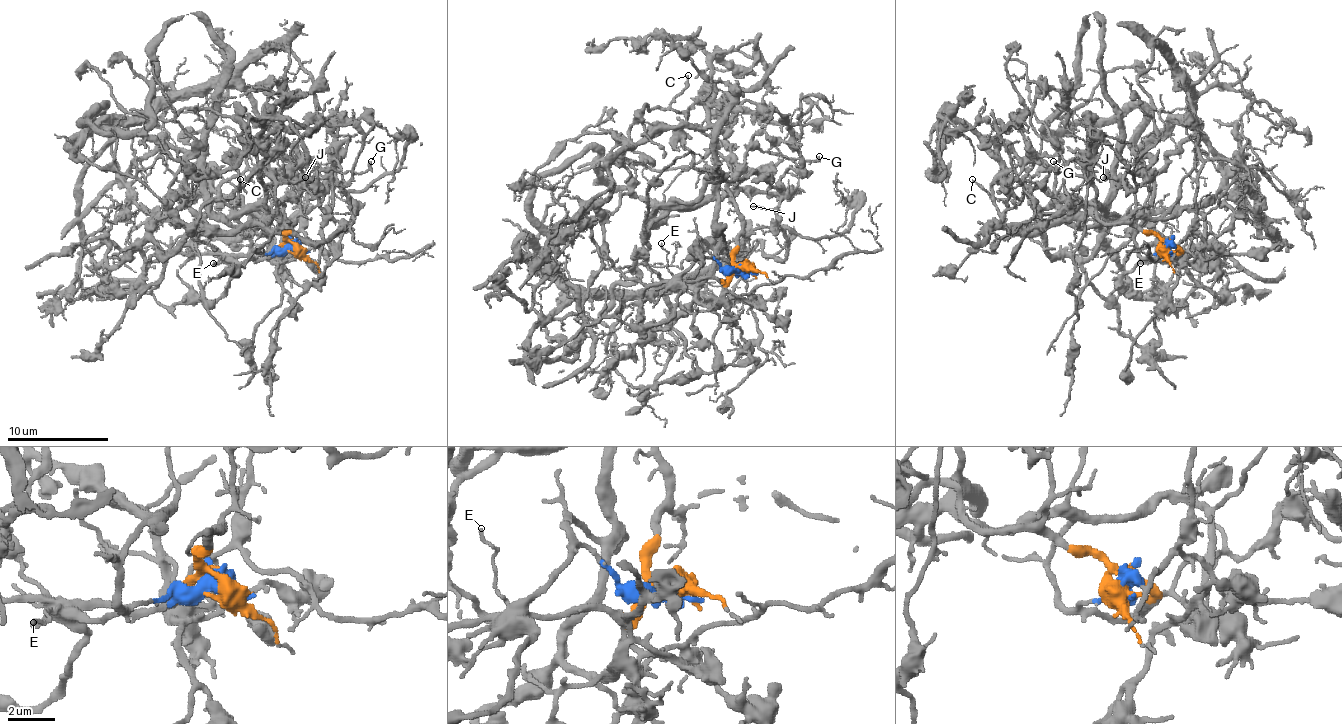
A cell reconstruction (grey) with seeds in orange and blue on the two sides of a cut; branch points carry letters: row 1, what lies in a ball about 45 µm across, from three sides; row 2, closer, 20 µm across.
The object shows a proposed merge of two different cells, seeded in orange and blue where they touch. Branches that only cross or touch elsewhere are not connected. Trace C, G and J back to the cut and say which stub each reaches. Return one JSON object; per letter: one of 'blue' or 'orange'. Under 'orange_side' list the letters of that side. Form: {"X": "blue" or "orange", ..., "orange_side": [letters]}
{"C": "orange", "G": "orange", "J": "orange", "orange_side": ["C", "G", "J"]}

